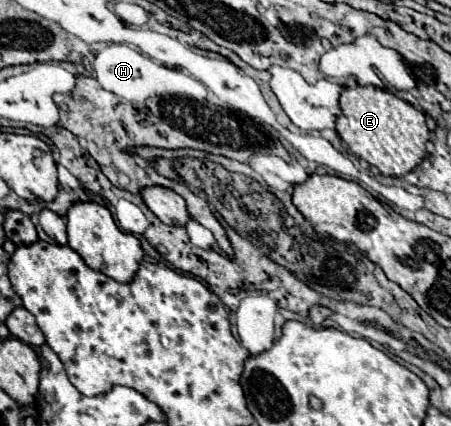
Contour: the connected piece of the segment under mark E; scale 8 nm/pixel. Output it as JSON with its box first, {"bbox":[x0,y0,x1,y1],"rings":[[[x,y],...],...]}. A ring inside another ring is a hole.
{"bbox":[336,85,430,177],"rings":[[[372,85],[344,87],[340,93],[342,113],[336,119],[336,131],[348,145],[350,153],[376,167],[382,175],[400,177],[412,171],[426,157],[426,143],[430,131],[424,121],[424,113],[414,105],[398,99],[394,93]]]}

